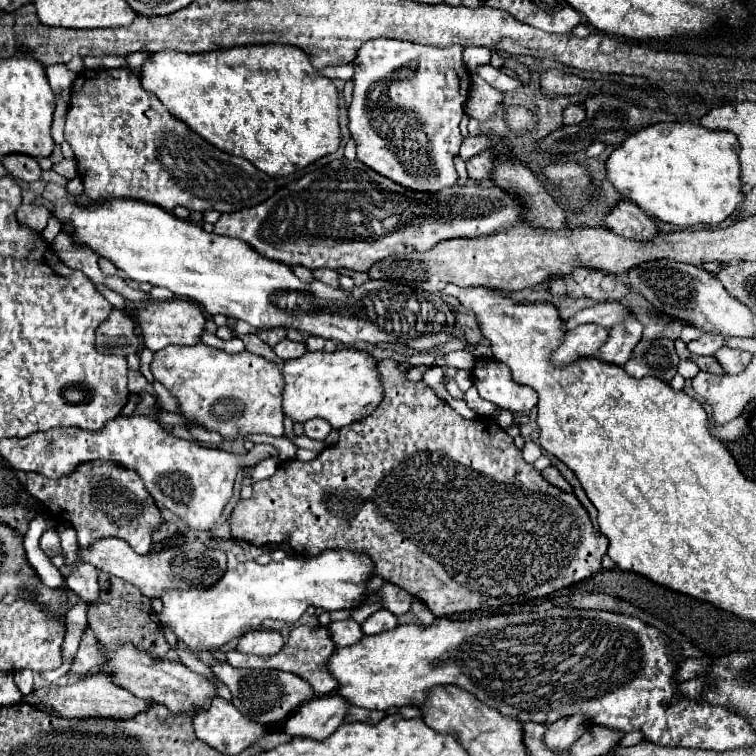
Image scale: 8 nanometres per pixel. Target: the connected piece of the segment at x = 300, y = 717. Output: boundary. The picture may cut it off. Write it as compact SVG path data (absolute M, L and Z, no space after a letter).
M338 693L312 699L284 723L284 731L292 737L326 739L344 723L350 707L352 703Z

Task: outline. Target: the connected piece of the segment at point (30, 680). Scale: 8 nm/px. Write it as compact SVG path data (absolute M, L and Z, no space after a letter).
M30 669L16 671L14 681L16 681L18 689L22 691L22 695L30 695L30 691L34 691L34 673Z

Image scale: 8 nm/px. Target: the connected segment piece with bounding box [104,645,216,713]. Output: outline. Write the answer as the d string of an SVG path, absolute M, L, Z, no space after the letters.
M124 645L118 651L106 651L106 661L110 669L114 671L116 683L126 687L132 695L148 699L152 703L162 703L174 713L202 709L208 705L208 699L216 695L216 687L202 675L192 673L186 665L174 663L174 661L160 661L160 659L148 659L146 653L134 651L134 647Z

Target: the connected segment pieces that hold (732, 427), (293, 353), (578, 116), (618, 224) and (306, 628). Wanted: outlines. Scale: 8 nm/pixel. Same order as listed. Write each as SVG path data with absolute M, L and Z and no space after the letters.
M710 417L710 431L712 431L712 435L716 439L720 439L722 443L728 443L728 441L734 441L734 439L738 439L738 437L742 437L742 435L748 433L748 421L744 417L738 417L738 419L730 421L728 425L716 427L712 423L712 417Z
M284 339L280 341L276 347L274 347L274 353L280 357L280 359L294 359L294 357L302 357L306 353L306 343L304 341L290 341L290 339Z
M568 105L564 109L564 125L574 125L580 123L584 119L584 109L580 109L580 105Z
M618 201L602 221L606 227L614 229L618 235L626 235L632 239L652 239L658 233L656 223L642 213L642 209L632 201Z
M300 625L296 629L292 629L286 645L280 649L280 653L272 655L272 657L260 657L260 655L244 655L240 651L230 651L226 653L226 659L230 665L234 667L250 667L250 669L282 669L282 671L290 671L290 673L298 673L304 681L308 681L314 687L316 695L328 695L332 691L338 689L338 681L334 679L334 675L328 671L328 661L332 657L332 653L336 651L336 645L330 637L328 625Z

